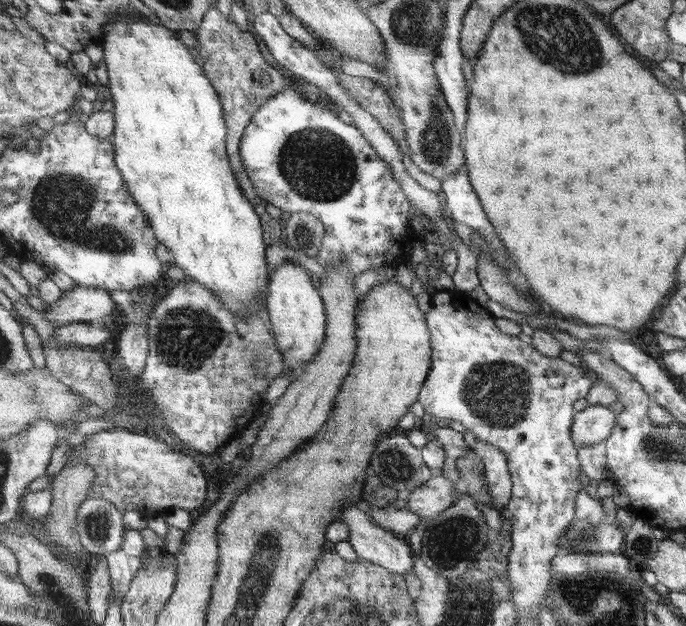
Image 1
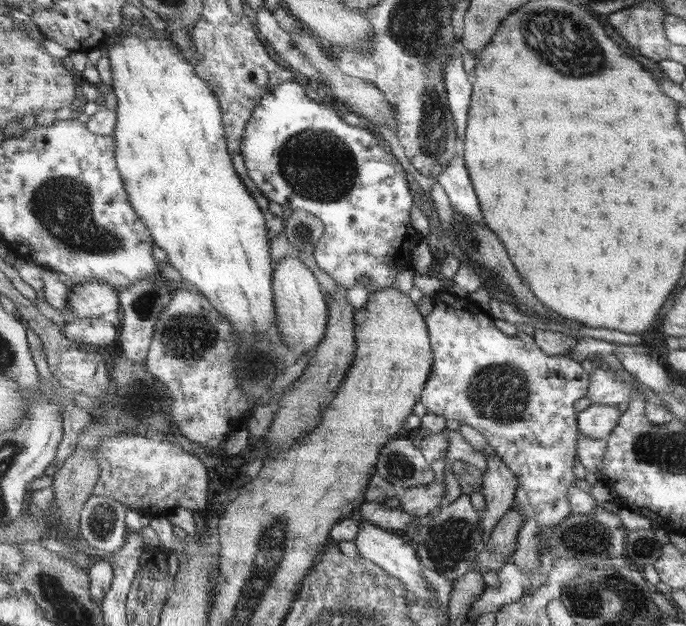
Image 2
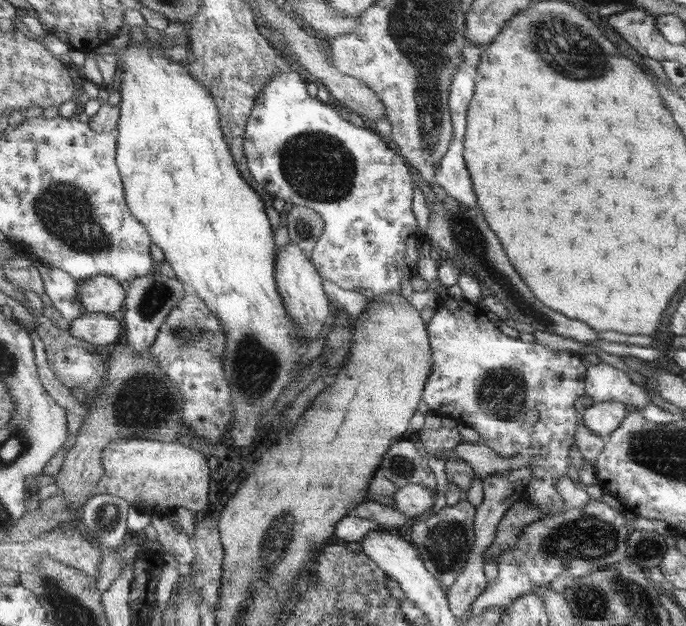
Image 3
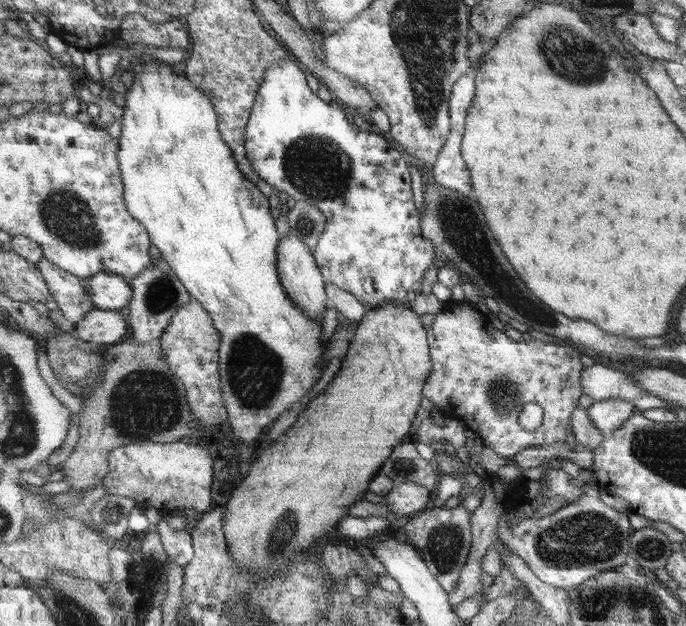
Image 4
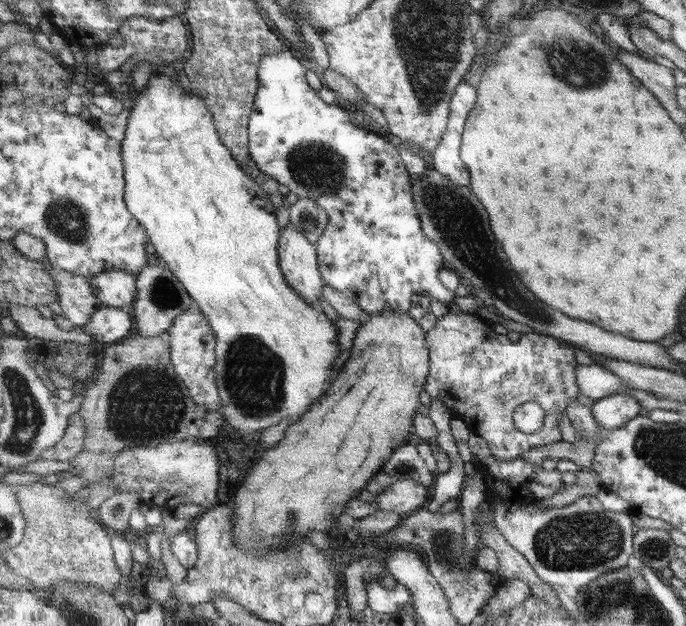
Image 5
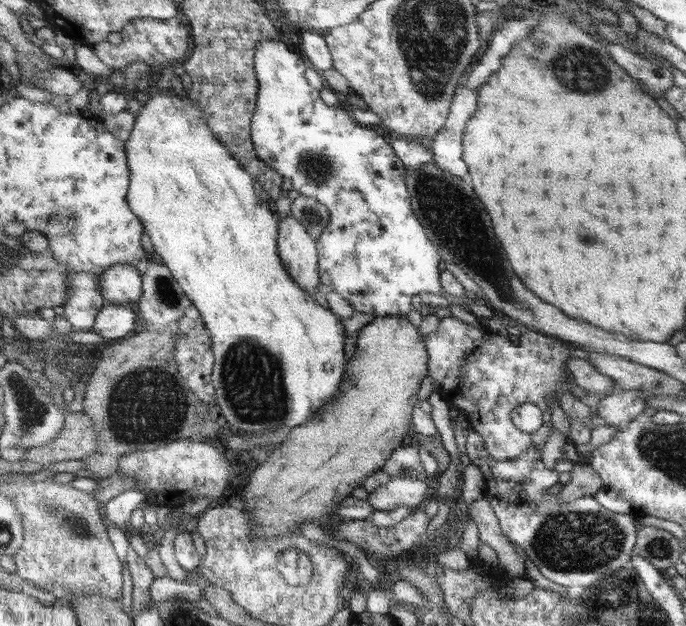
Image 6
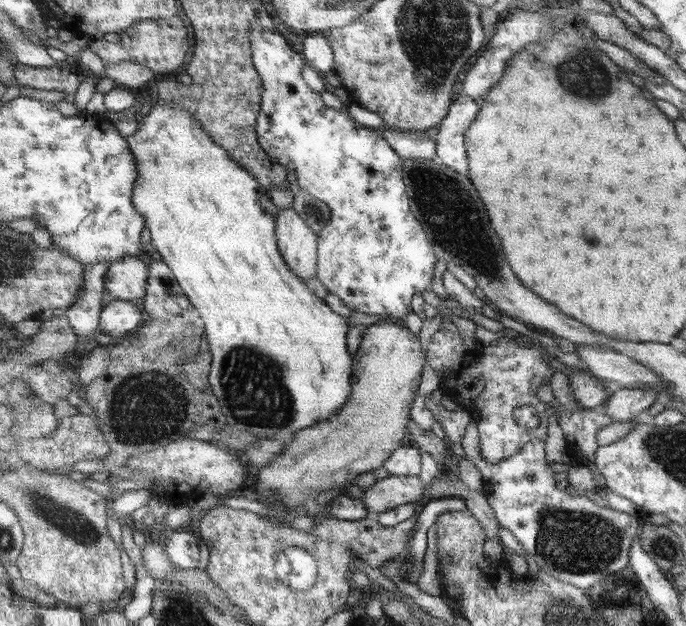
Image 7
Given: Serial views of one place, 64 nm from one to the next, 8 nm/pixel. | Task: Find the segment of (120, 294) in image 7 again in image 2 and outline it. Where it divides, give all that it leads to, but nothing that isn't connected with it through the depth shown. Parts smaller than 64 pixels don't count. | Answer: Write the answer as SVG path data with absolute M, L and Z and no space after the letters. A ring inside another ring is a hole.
M99 279L88 283L74 283L69 294L71 315L65 321L75 319L112 317L121 308L119 289L109 281Z

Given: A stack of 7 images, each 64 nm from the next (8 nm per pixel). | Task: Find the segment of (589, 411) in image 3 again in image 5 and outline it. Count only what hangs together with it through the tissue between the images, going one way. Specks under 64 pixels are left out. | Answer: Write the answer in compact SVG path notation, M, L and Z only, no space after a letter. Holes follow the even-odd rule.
M617 393L594 401L591 410L602 428L614 431L637 418L643 410L643 405L633 395Z

